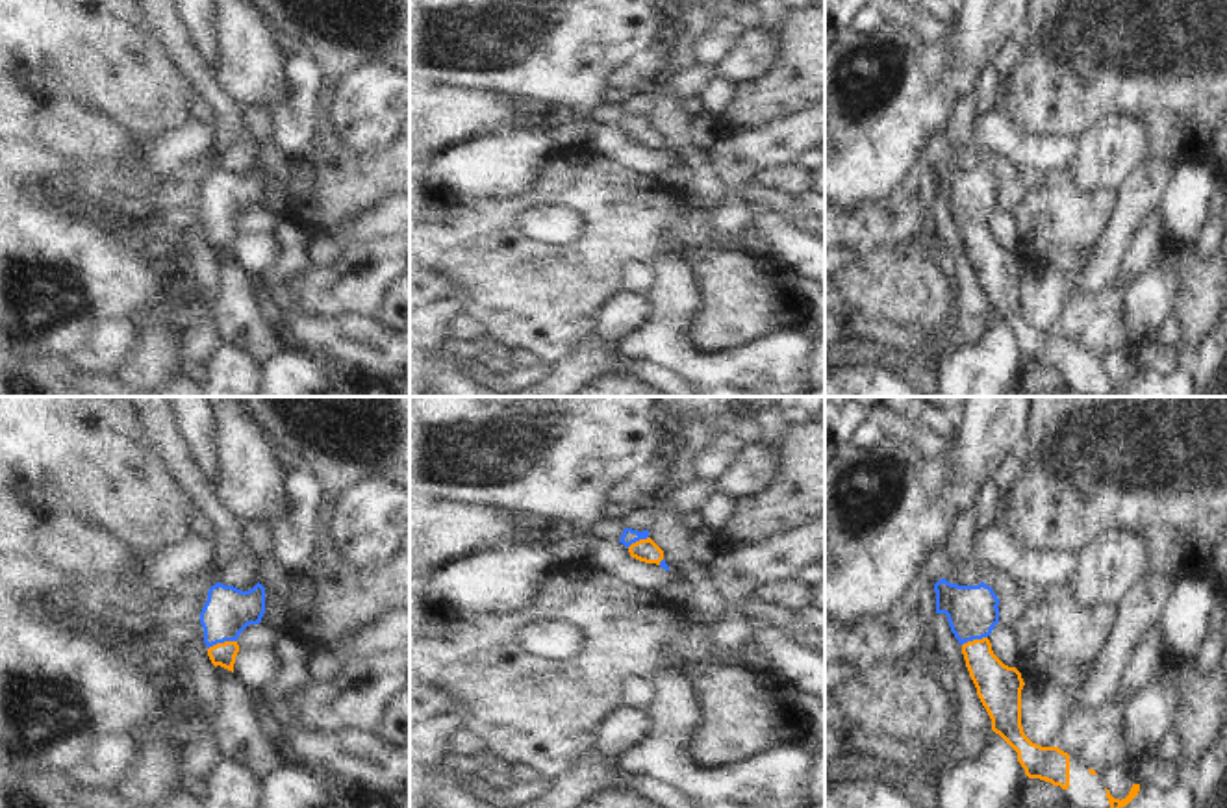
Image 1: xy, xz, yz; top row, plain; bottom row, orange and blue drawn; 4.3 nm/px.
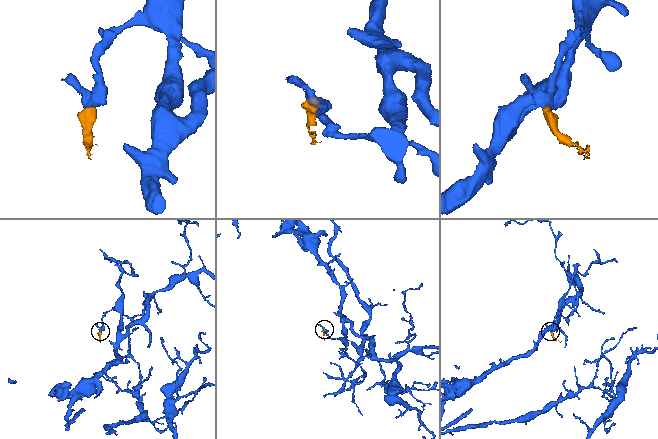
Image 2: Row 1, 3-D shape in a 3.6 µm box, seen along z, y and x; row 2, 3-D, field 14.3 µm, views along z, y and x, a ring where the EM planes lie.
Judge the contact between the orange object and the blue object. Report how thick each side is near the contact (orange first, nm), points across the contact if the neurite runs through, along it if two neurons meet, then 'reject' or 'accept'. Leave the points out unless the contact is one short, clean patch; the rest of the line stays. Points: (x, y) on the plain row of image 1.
calibres 100 and 200 nm; way xy (223, 239), (221, 228), (221, 210), (228, 195); accept

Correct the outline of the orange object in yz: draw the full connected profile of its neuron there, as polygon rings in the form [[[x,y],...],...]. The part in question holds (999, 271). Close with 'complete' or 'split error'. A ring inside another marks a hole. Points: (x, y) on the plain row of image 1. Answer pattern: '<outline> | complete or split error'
[[[945,163],[934,169],[936,198],[945,198],[977,280],[992,304],[992,315],[1016,337],[1029,363],[1062,372],[1064,384],[1081,397],[1195,397],[1194,372],[1175,371],[1166,376],[1132,369],[1125,384],[1114,384],[1103,360],[1060,335],[1032,328],[1021,311],[1021,274],[1016,252],[1005,250],[992,235],[988,221],[999,208],[999,183],[990,170],[958,170]]] | split error

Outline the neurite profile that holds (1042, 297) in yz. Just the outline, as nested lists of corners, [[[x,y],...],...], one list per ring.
[[[1025,267],[1021,274],[1021,311],[1032,328],[1056,332],[1068,297],[1069,287],[1062,274],[1055,271],[1040,274]]]

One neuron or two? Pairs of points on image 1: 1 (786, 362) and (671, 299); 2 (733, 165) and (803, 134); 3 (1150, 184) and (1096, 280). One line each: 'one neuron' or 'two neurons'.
1: one neuron
2: one neuron
3: one neuron

